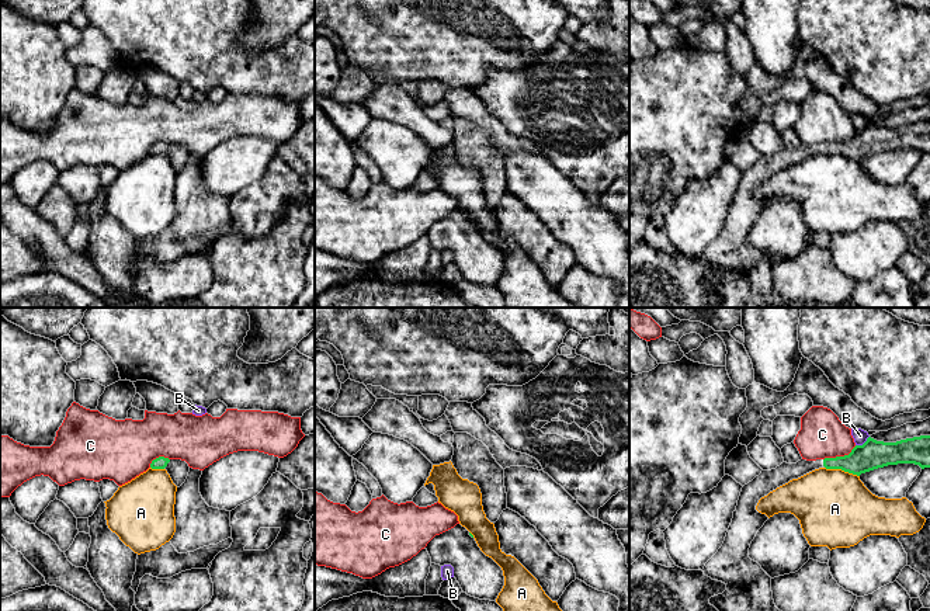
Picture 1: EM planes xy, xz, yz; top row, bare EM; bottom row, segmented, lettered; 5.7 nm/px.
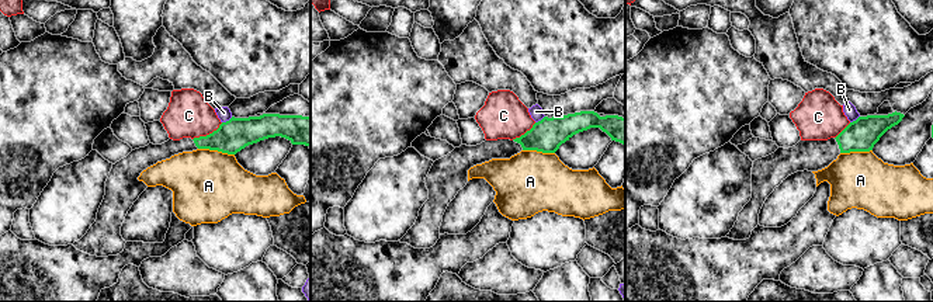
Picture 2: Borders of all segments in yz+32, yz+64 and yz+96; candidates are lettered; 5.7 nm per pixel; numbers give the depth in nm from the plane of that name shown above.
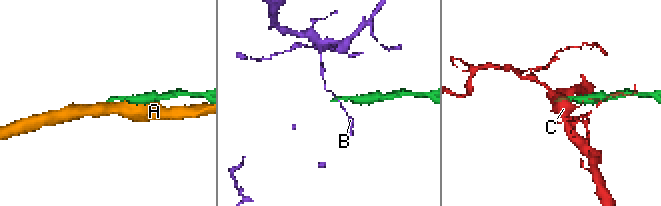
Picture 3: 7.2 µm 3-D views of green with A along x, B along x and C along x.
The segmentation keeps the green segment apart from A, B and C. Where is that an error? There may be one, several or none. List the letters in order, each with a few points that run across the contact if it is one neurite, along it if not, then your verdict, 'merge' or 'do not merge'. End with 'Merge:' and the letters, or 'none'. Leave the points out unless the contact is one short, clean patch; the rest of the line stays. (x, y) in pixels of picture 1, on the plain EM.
A: do not merge
B: yz (868, 121), (861, 129), (856, 131) | do not merge
C: yz (856, 131), (847, 139), (823, 145) | do not merge
Merge: none

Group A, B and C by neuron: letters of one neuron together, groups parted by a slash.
A / B / C

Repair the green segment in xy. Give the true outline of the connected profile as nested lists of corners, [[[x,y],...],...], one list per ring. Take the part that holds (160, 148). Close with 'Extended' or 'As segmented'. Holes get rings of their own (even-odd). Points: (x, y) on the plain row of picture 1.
[[[159,142],[153,145],[150,149],[150,153],[152,155],[166,155],[173,169],[177,173],[180,173],[185,167],[188,157],[190,157],[190,152],[185,146],[169,145],[164,142]]]. Extended

